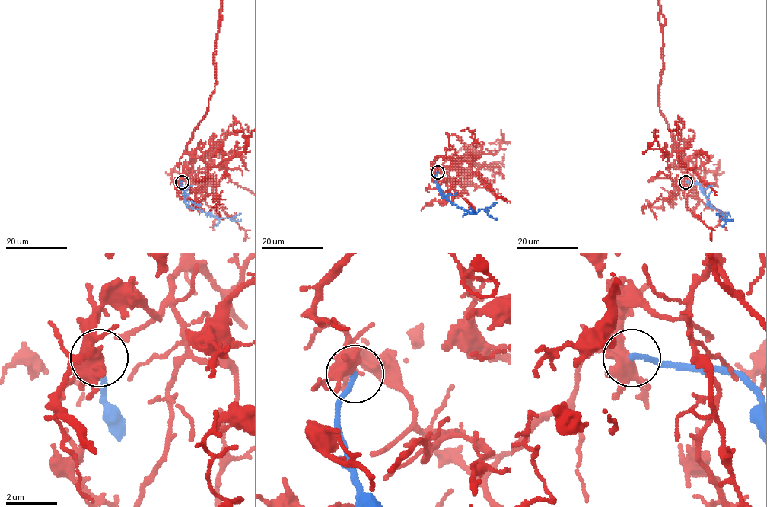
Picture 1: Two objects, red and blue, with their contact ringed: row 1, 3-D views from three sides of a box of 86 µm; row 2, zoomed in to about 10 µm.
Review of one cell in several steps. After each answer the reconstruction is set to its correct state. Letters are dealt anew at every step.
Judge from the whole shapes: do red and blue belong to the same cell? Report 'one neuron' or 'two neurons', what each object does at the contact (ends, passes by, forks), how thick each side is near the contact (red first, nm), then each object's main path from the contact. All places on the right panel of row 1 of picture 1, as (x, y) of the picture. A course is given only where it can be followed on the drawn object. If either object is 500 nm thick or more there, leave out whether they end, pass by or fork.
two neurons; red forks there; blue ends there; 480 nm thick on the red side, 240 nm on the other; red runs (686, 182), (695, 164), (673, 140), (659, 107), (663, 32); blue runs (686, 181), (698, 183), (708, 203), (717, 209), (726, 220), (733, 221)

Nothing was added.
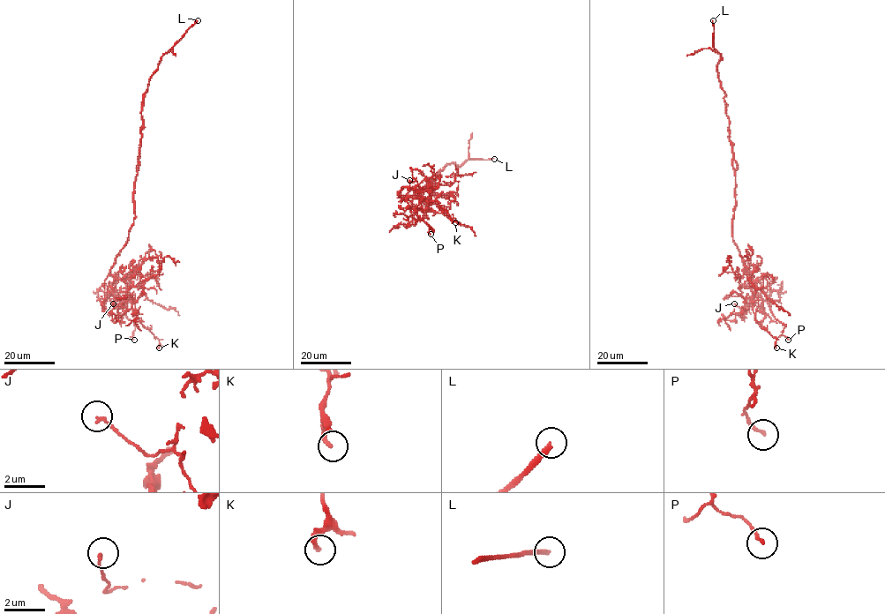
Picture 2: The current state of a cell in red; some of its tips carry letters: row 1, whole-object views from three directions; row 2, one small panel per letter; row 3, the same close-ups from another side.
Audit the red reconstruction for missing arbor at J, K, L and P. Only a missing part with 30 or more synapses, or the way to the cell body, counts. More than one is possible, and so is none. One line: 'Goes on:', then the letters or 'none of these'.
Goes on: L

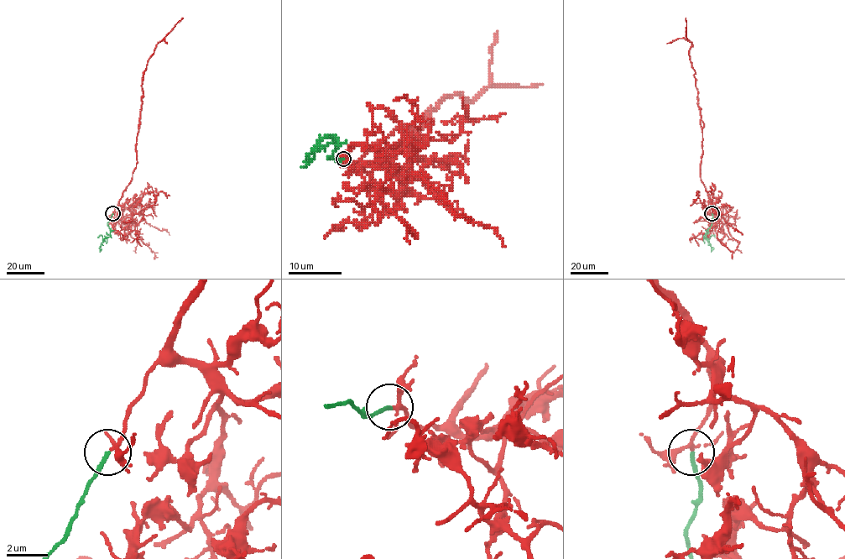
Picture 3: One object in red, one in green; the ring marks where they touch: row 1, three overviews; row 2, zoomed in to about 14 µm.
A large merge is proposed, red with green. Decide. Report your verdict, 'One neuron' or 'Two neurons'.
One neuron

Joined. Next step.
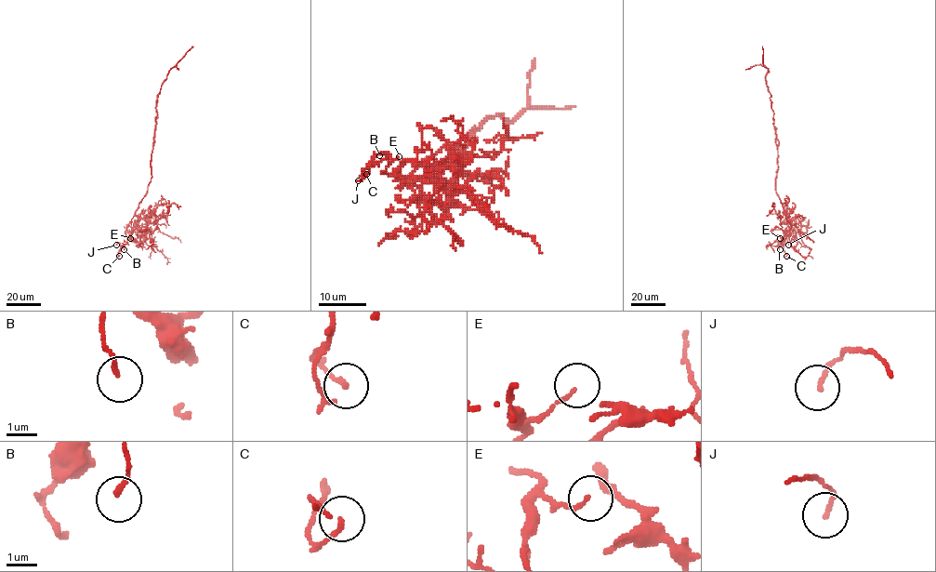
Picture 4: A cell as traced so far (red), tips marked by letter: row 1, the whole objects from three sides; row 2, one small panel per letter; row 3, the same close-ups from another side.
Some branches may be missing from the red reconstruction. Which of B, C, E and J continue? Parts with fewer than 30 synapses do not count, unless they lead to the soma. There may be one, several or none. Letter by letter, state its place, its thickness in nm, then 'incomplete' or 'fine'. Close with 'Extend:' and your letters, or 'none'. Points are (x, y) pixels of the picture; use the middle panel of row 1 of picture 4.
B: place (379, 155); calibre 150 nm; fine
C: place (366, 174); calibre 140 nm; fine
E: place (399, 156); calibre 120 nm; fine
J: place (358, 180); calibre 150 nm; fine
Extend: none

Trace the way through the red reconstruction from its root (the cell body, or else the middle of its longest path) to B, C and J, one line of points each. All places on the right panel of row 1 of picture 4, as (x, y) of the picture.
B: (777, 161), (775, 191), (788, 217), (780, 249)
C: (777, 161), (775, 191), (788, 217), (785, 233), (779, 245), (786, 256)
J: (777, 161), (775, 191), (788, 217), (785, 233), (779, 244), (788, 245)

